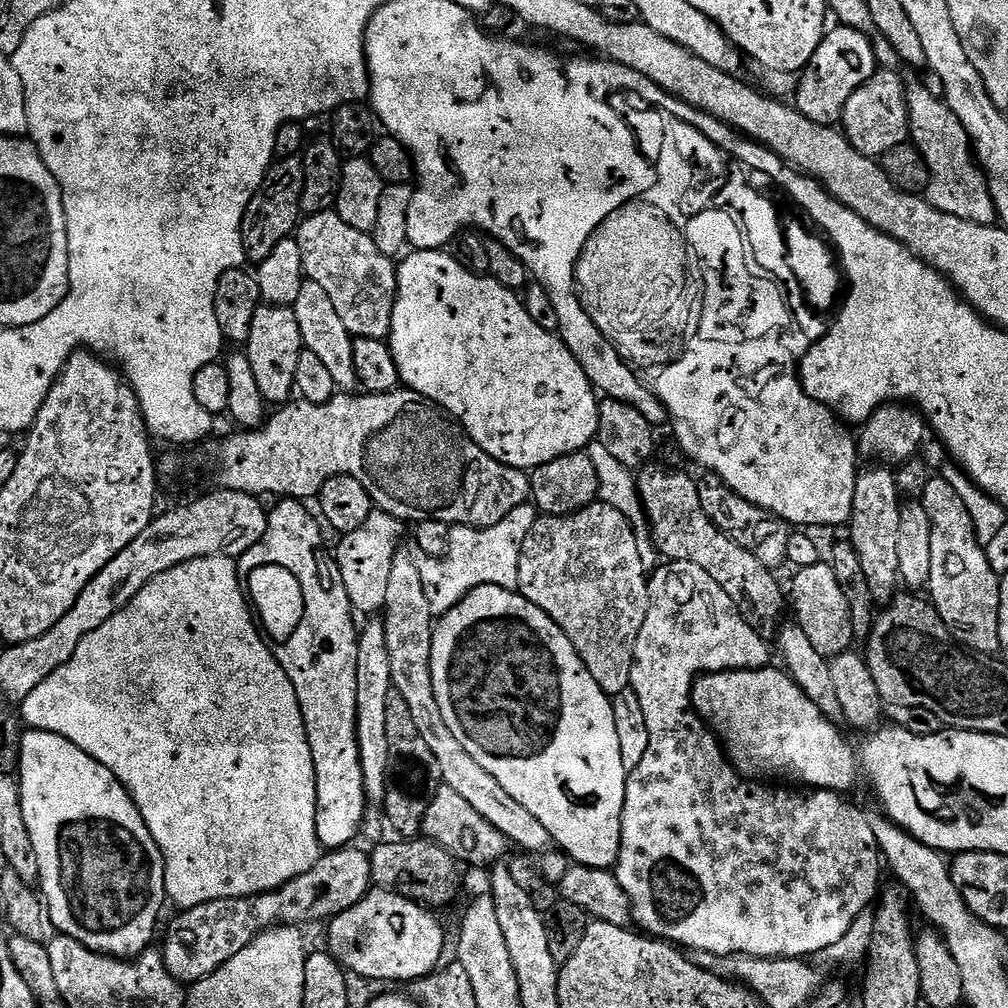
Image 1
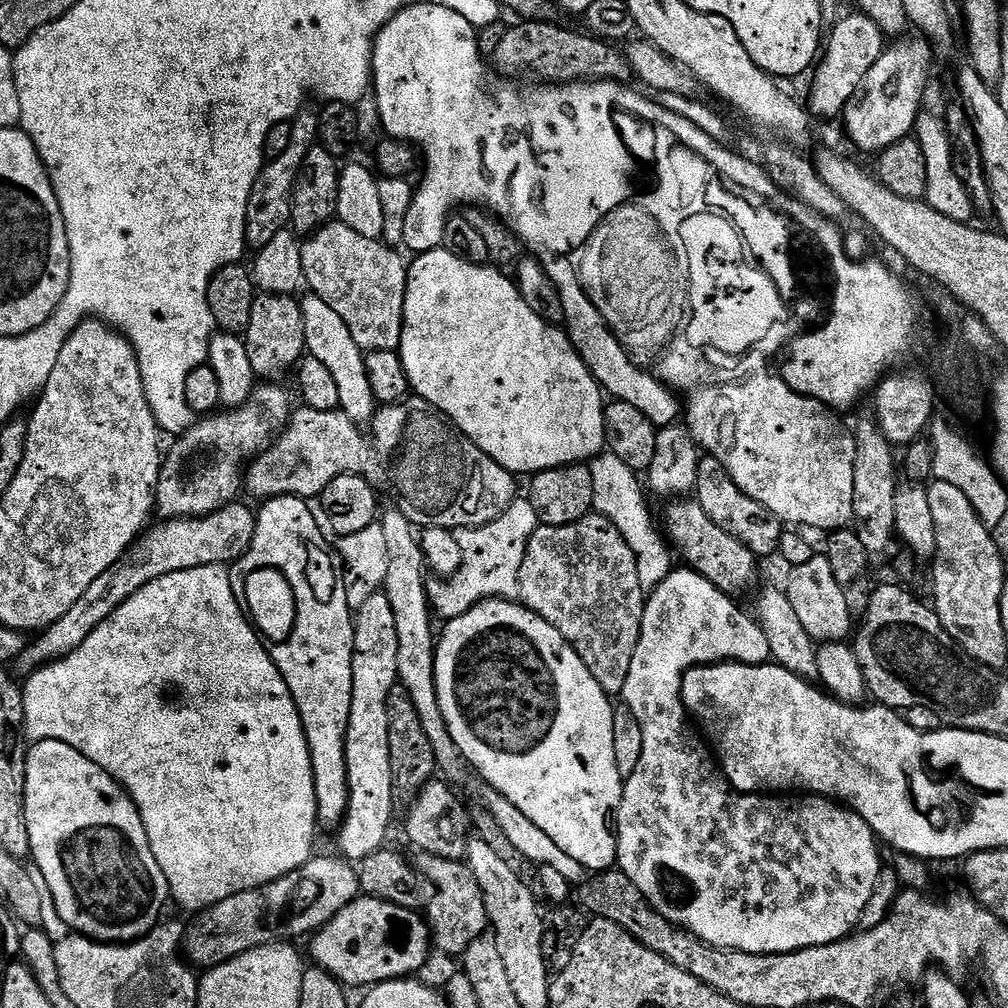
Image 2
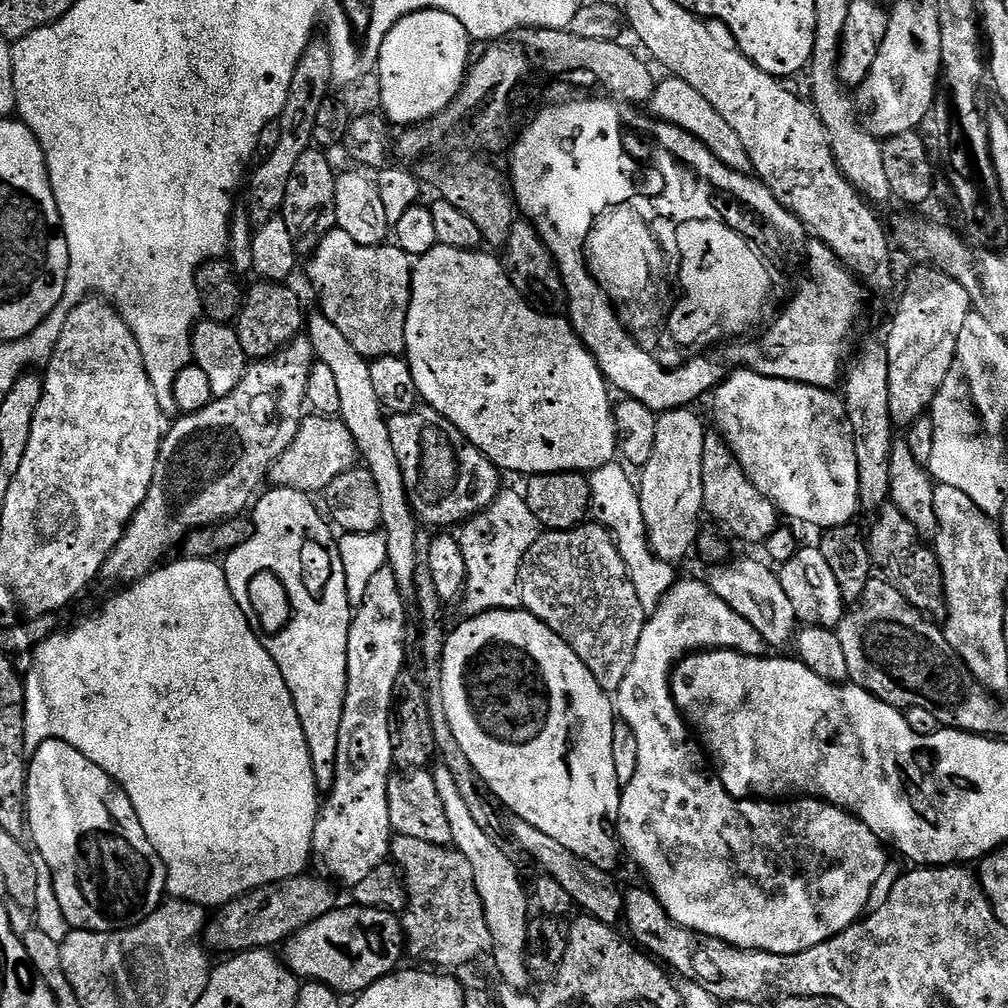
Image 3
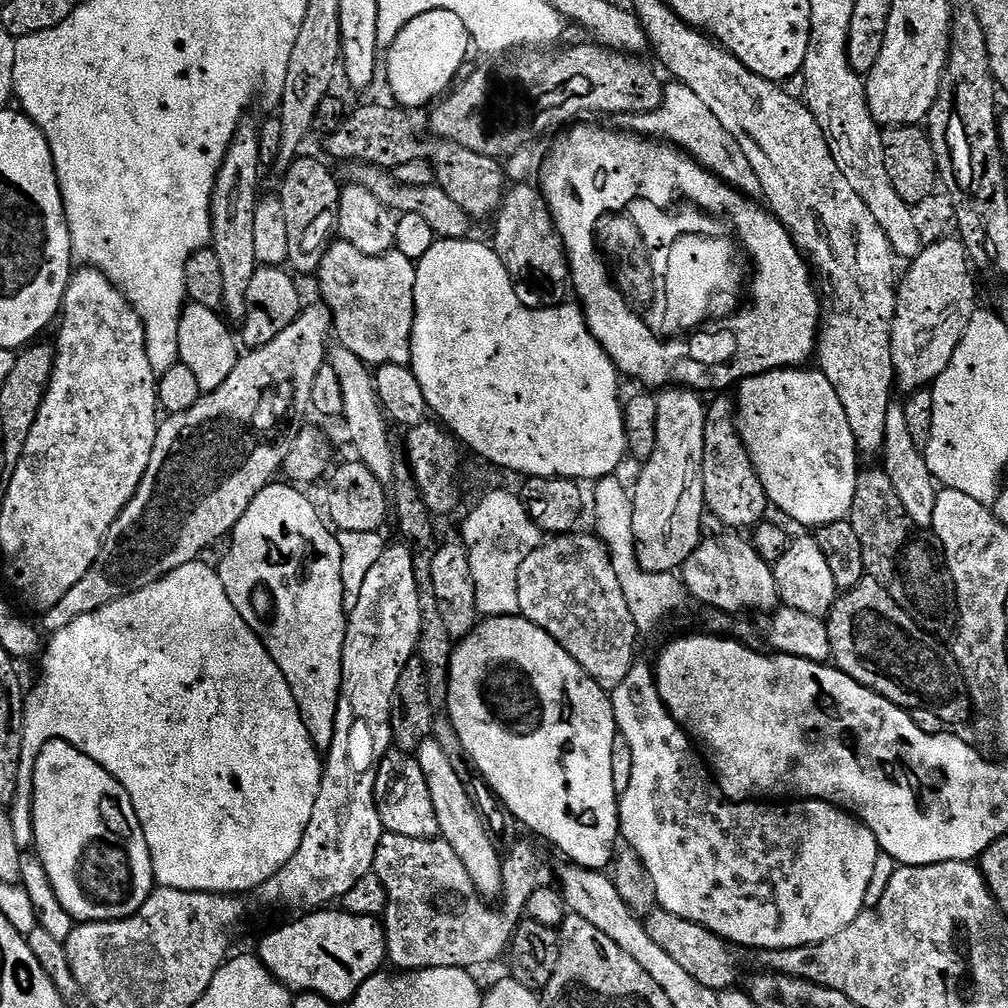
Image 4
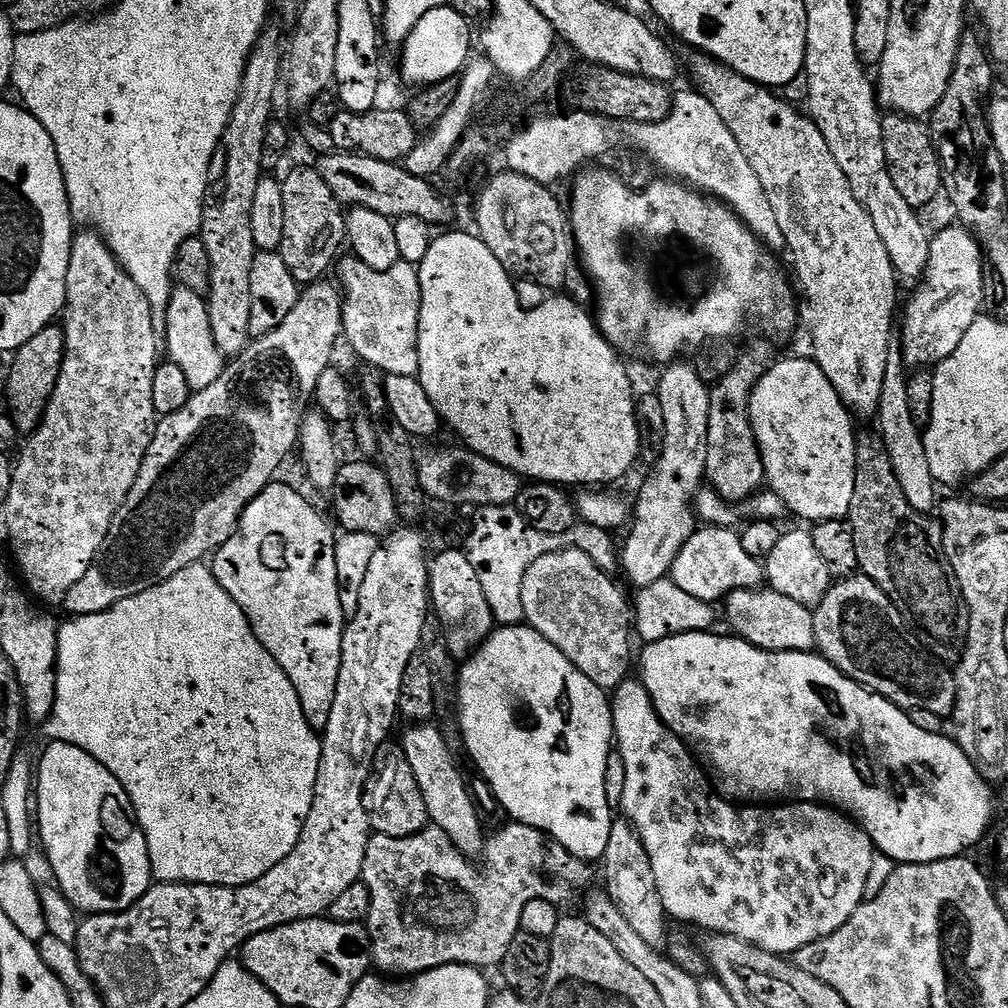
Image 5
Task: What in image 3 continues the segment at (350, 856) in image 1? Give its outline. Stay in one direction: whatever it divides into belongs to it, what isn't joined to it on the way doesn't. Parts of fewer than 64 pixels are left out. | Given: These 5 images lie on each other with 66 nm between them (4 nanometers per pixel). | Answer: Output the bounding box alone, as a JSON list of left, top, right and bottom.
[203,874,337,954]

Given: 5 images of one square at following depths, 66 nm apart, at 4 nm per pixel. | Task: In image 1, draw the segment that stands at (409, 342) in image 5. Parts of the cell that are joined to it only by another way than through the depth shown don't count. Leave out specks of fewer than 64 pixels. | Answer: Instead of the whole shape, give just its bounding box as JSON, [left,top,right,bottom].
[294,210,397,341]

